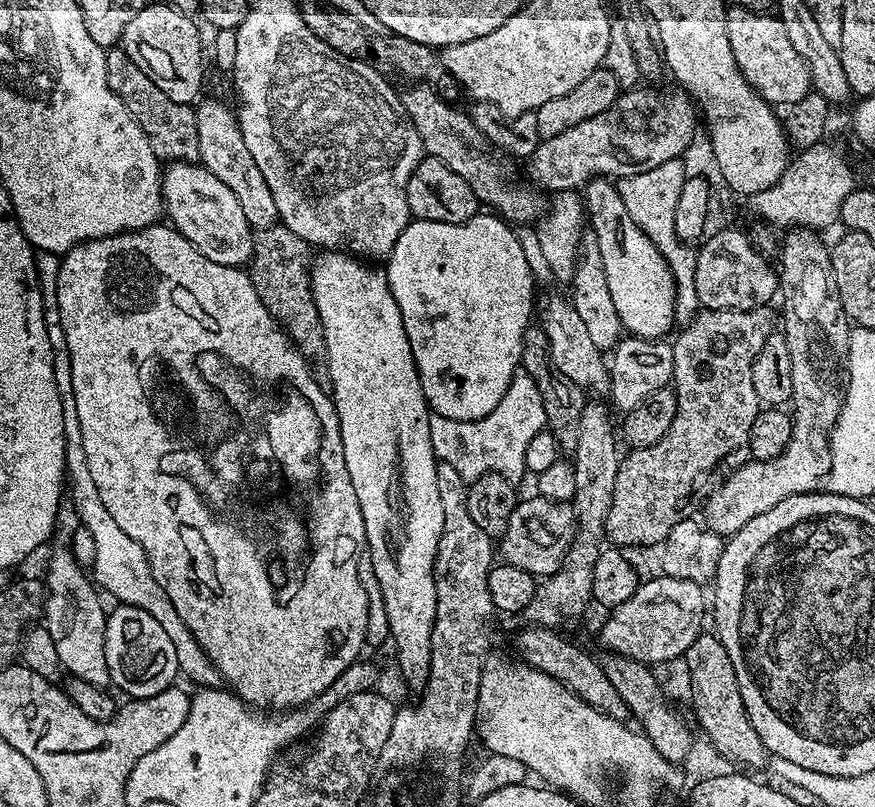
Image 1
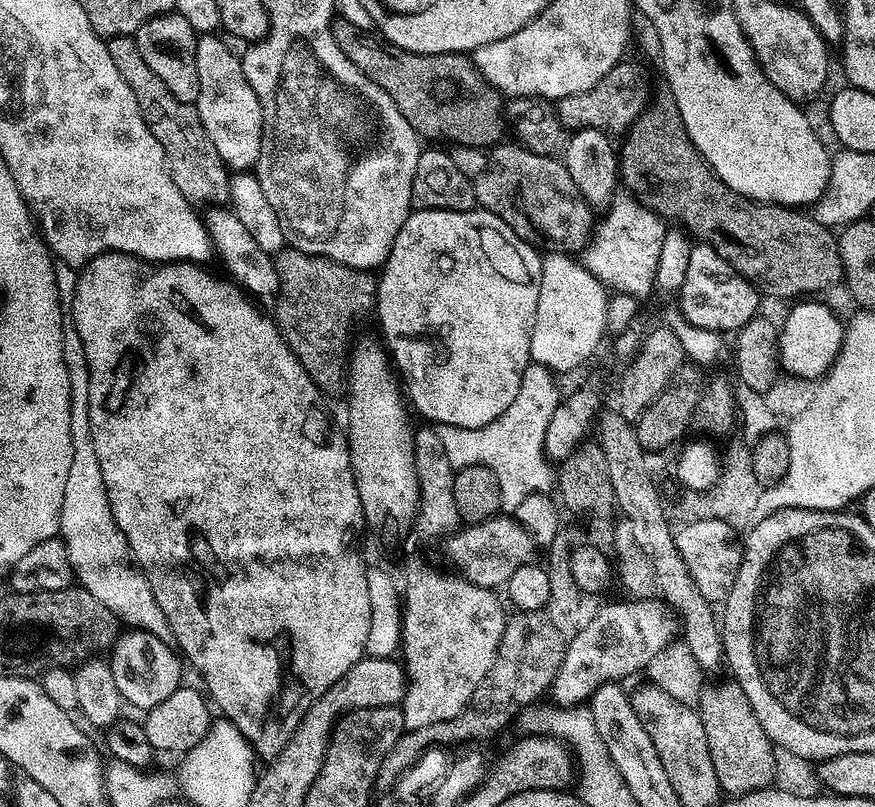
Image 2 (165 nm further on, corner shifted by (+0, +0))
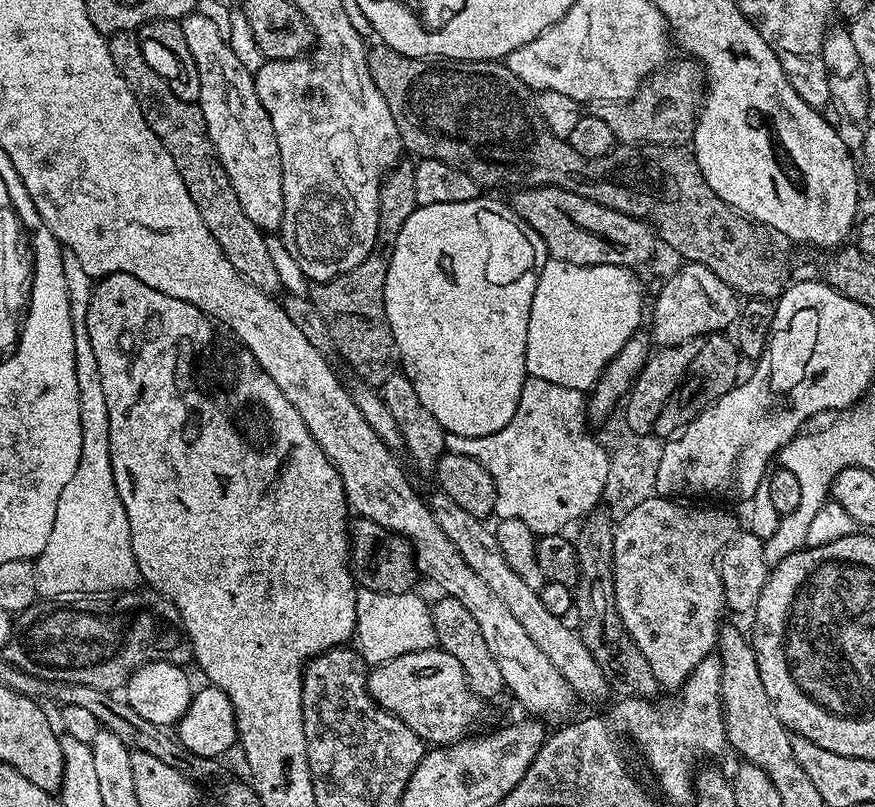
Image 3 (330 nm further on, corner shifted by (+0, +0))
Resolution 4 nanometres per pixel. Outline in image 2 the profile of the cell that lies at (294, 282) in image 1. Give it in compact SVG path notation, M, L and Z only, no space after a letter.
M291 246L285 247L275 257L274 263L280 283L280 293L274 301L274 323L280 339L296 355L296 360L323 395L325 392L328 396L343 397L350 387L350 353L354 348L352 331L363 318L364 312L371 313L376 307L377 273L366 268L351 268L324 256L307 256L305 252L299 252Z

